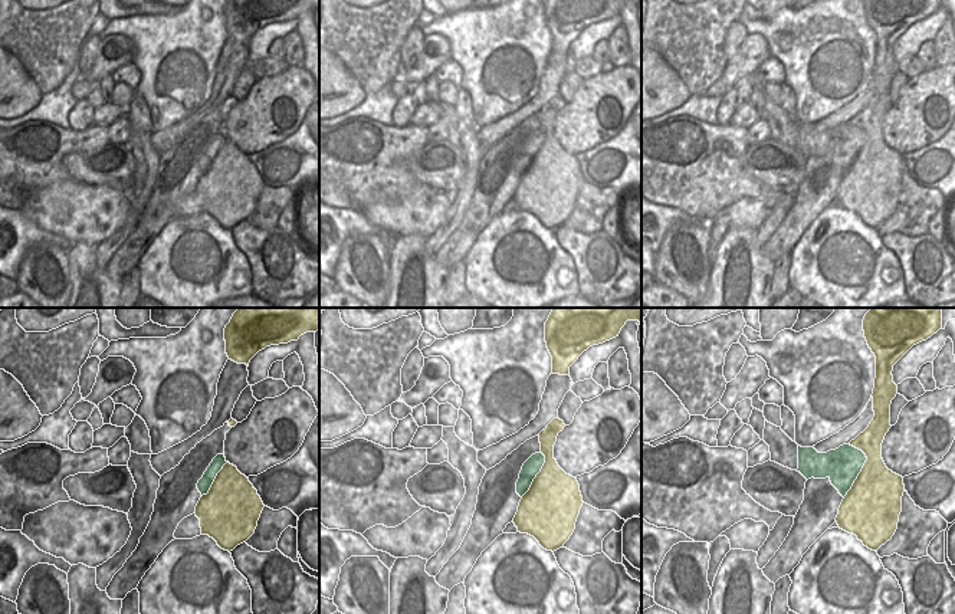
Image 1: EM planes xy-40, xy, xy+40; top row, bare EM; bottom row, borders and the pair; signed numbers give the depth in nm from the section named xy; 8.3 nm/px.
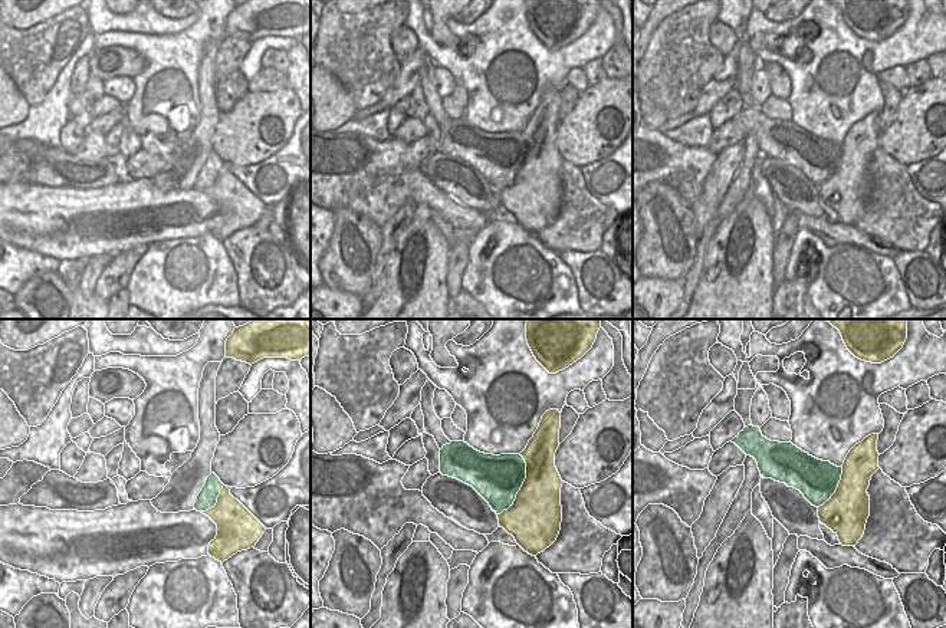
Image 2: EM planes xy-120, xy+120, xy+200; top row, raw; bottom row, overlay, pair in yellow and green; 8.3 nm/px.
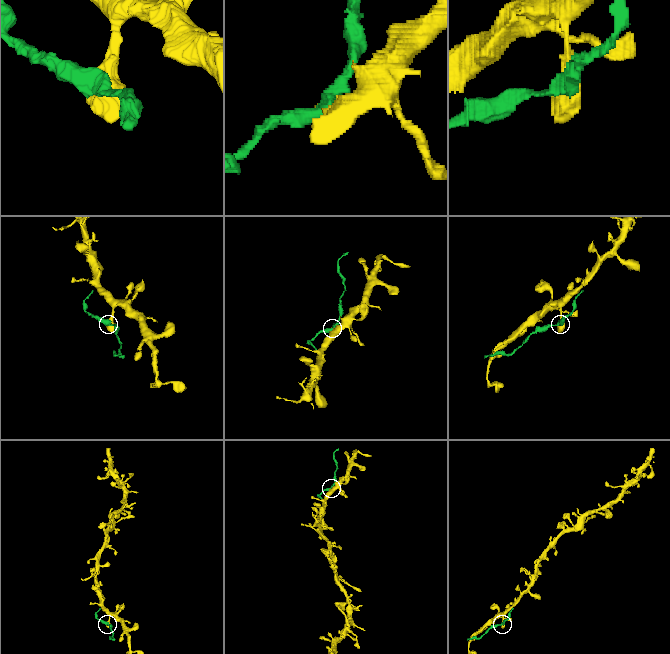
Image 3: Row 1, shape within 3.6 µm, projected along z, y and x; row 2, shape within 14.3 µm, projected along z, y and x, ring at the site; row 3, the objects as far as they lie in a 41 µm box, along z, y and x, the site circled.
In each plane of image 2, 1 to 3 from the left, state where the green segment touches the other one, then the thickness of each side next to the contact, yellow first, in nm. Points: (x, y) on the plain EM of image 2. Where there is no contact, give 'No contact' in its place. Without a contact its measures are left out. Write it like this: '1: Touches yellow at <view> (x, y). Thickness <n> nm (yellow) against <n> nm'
1: Touches yellow at xy-120 (217, 180). Thickness 320 nm (yellow) against 170 nm
2: Touches yellow at xy+120 (522, 164). Thickness 420 nm (yellow) against 400 nm
3: Touches yellow at xy+200 (837, 167). Thickness 380 nm (yellow) against 340 nm

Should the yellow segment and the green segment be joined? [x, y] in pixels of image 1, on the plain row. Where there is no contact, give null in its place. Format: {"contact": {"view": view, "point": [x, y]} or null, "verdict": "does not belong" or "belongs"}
{"contact": {"view": "xy+40", "point": [863, 145]}, "verdict": "does not belong"}

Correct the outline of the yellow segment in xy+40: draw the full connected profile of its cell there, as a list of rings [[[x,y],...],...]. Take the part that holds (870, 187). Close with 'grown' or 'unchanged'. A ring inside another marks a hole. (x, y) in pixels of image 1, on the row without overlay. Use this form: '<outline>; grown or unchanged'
[[[863,0],[864,16],[876,35],[876,56],[873,66],[874,95],[869,105],[849,122],[862,128],[867,138],[844,174],[836,200],[840,207],[853,211],[872,229],[892,217],[897,207],[905,170],[903,155],[889,148],[882,137],[882,121],[890,104],[890,82],[897,72],[893,60],[893,43],[916,22],[926,19],[942,6],[942,0]]]; unchanged

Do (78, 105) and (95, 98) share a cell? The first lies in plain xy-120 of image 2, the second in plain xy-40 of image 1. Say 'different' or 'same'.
different

